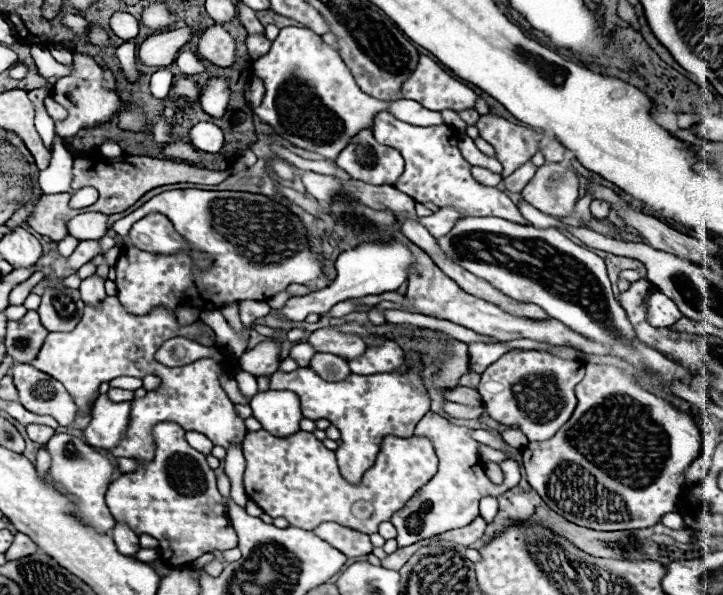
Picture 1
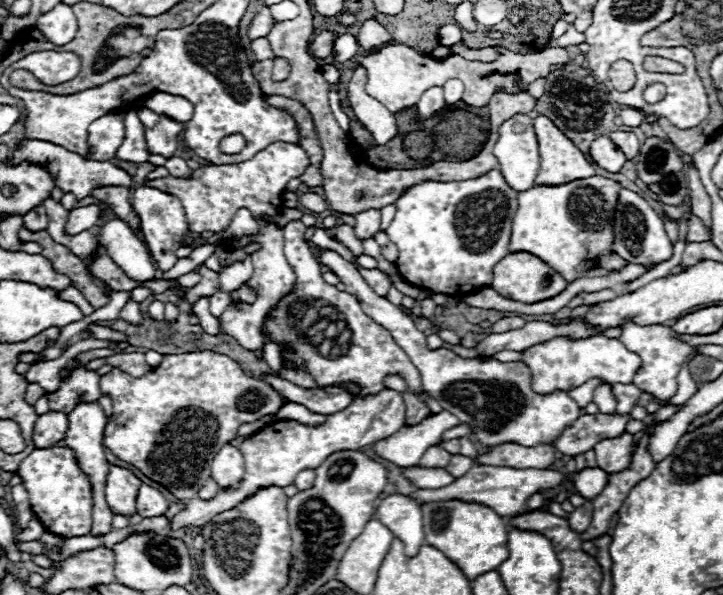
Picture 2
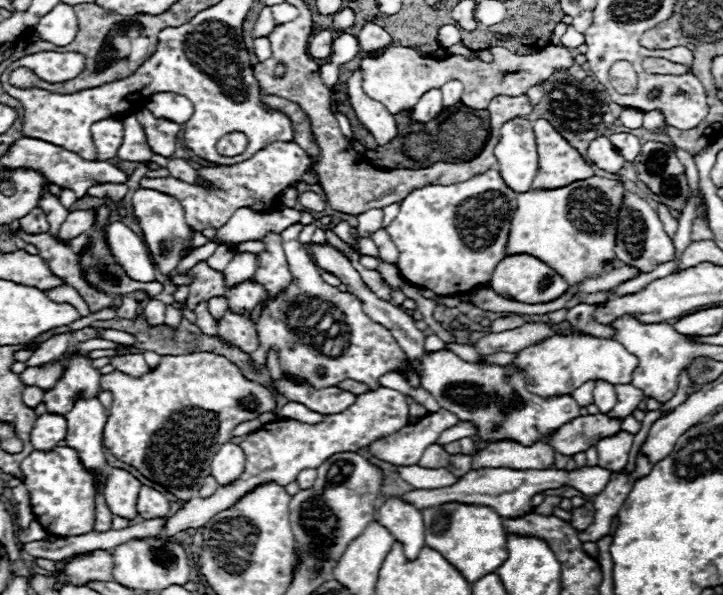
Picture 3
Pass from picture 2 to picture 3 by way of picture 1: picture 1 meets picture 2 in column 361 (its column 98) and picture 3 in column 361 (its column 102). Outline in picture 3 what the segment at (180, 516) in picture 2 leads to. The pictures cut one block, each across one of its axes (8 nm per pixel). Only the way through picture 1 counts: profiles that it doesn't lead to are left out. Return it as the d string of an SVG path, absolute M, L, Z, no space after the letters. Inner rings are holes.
M374 390L364 392L356 398L356 402L340 412L340 414L326 414L322 422L316 426L308 426L304 422L296 420L276 420L270 424L264 424L260 430L248 434L244 442L240 444L246 454L246 470L240 474L240 478L228 486L218 486L216 494L212 498L192 498L184 504L182 510L178 510L174 516L166 518L164 534L162 538L172 538L176 532L188 530L188 528L200 528L204 526L214 514L226 510L236 500L240 500L246 492L254 490L262 482L278 482L280 486L286 486L296 480L296 476L306 468L318 468L322 462L326 462L332 454L340 452L358 452L360 448L366 448L370 442L388 436L402 426L408 424L408 402L406 396L398 390Z

